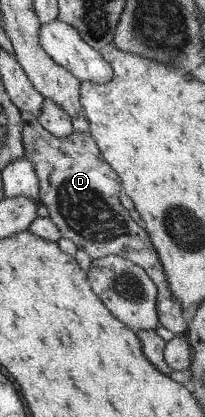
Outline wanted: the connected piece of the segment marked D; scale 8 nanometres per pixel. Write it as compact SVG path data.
M20 111L19 114L22 120L21 144L23 145L23 156L30 160L38 180L38 202L42 203L48 210L48 217L56 225L60 237L70 240L76 246L76 249L84 251L91 261L114 254L127 258L130 263L142 268L142 271L146 272L146 275L152 280L157 291L155 303L157 322L173 335L184 335L189 313L181 308L181 305L171 294L157 253L154 251L144 228L133 222L127 214L127 210L120 205L118 197L121 184L118 176L102 159L89 132L72 132L65 138L57 138L42 129L36 115L25 111Z

